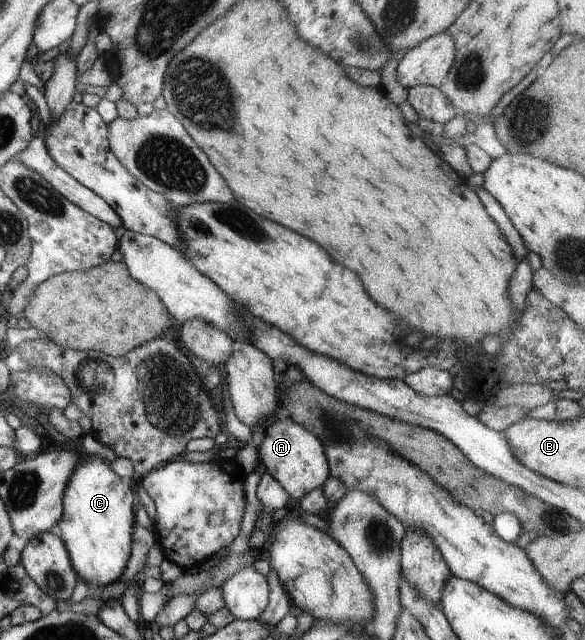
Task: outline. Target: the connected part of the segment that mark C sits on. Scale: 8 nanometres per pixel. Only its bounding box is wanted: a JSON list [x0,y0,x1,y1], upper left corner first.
[57,455,137,587]

